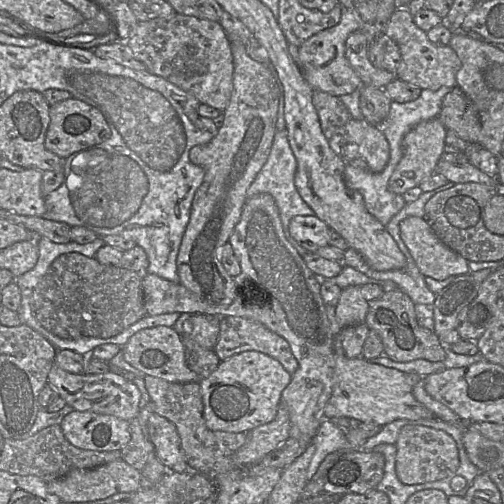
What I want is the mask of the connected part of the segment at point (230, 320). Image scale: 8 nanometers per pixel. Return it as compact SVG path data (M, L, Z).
M221 317L214 351L220 361L241 352L258 351L276 359L290 375L298 368L298 362L284 338L263 324L244 317Z

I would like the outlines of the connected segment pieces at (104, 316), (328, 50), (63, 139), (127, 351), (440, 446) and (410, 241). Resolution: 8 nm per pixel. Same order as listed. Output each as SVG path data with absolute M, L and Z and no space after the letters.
M77 252L54 260L36 286L32 310L50 333L67 340L111 338L146 316L142 274L121 266L101 264Z
M342 7L341 19L336 26L313 35L299 46L298 65L304 78L314 90L340 97L363 86L360 77L345 56L347 38L350 34L360 30L361 18L359 14L354 10Z
M71 97L50 105L50 121L45 135L45 148L61 159L74 153L94 148L111 136L110 127L102 112L96 107Z
M155 326L142 329L131 336L121 350L126 362L142 375L150 375L174 383L200 381L198 375L186 364L183 341L174 327Z
M404 426L395 443L397 478L406 485L434 482L456 476L460 460L455 440L446 432L424 426Z
M408 217L399 228L401 239L423 276L441 281L470 272L468 261L444 245L423 218Z

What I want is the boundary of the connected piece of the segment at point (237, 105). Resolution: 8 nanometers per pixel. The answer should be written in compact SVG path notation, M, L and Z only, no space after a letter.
M232 41L231 42L231 52L233 55L233 62L234 62L234 73L233 73L233 81L232 81L232 93L230 97L230 101L226 109L222 112L223 115L223 123L220 128L218 128L217 135L207 144L203 145L197 145L194 146L190 152L189 152L189 159L190 161L202 167L205 171L204 179L202 184L199 186L197 189L193 202L192 202L192 207L191 207L191 213L190 213L190 219L187 224L187 227L185 229L181 245L179 248L179 252L177 255L177 271L178 271L178 276L180 279L180 283L186 287L190 292L195 294L197 297L200 299L207 301L209 303L213 304L219 304L219 305L229 305L231 304L236 297L241 297L245 292L245 286L243 286L241 283L237 284L235 279L239 276L232 277L231 275L228 274L226 269L224 268L223 264L220 261L219 258L219 252L221 248L229 242L229 239L234 231L234 228L236 224L238 223L243 206L247 200L247 191L252 182L254 181L255 177L257 174L260 172L261 168L265 164L271 146L272 142L274 139L274 135L276 133L276 122L277 122L277 115L278 115L278 98L274 95L274 87L272 84L272 74L269 69L269 67L259 61L254 60L246 51L246 47L243 43L240 41Z

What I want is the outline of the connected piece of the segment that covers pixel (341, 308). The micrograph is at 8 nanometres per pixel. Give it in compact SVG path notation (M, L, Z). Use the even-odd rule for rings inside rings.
M359 286L343 288L336 306L336 318L341 328L365 323L368 306Z

